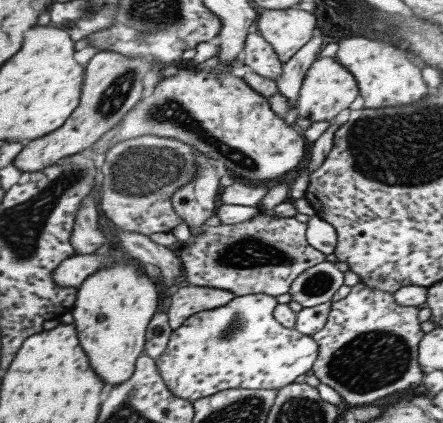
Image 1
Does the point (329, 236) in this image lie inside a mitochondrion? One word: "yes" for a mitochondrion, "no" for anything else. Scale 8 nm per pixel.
no

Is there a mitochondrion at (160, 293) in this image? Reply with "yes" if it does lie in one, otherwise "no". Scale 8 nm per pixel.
no

